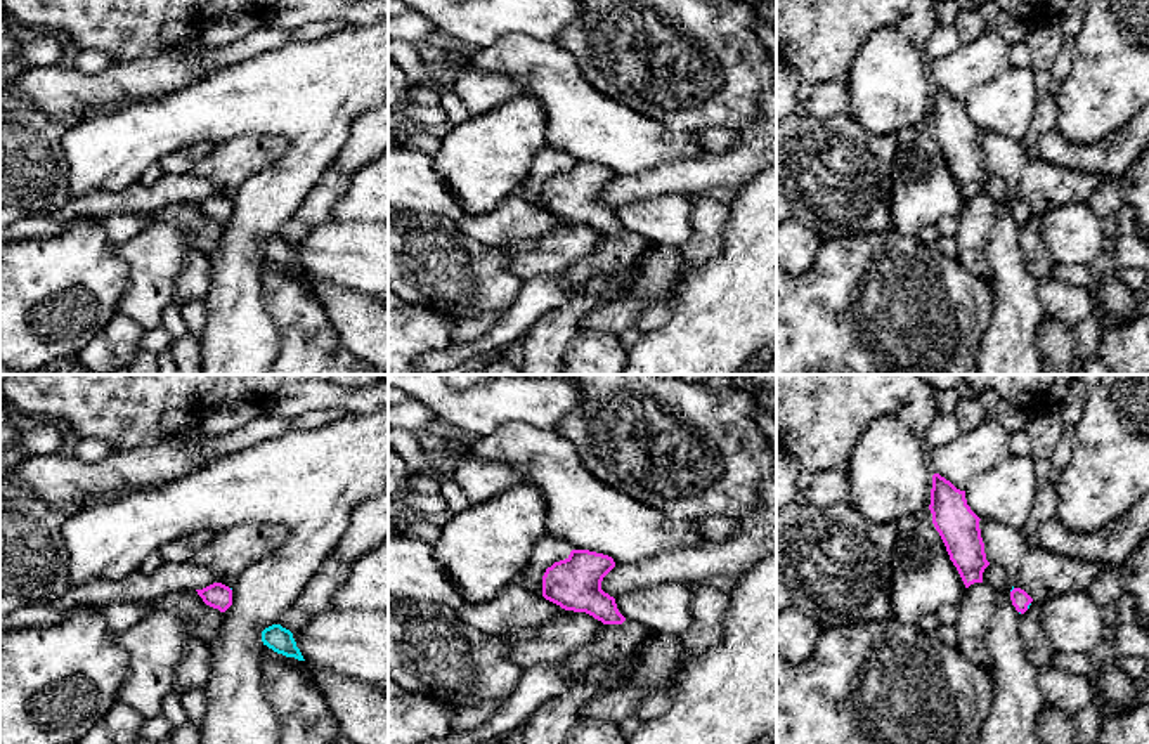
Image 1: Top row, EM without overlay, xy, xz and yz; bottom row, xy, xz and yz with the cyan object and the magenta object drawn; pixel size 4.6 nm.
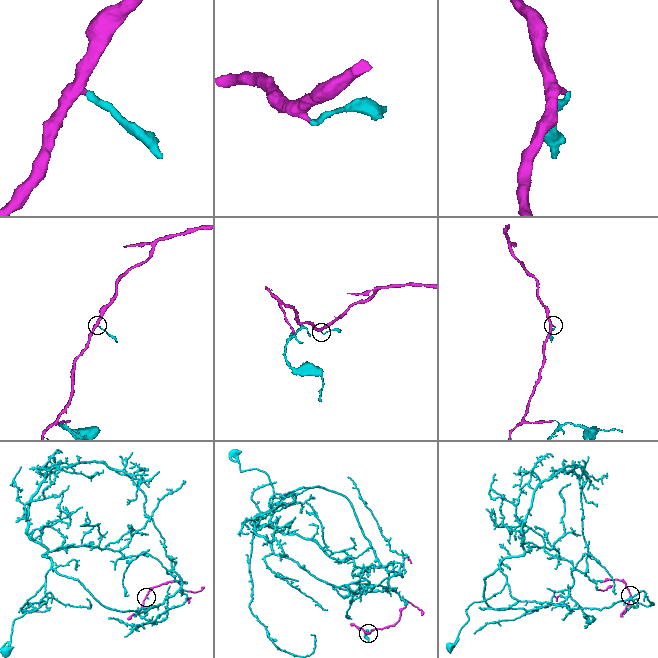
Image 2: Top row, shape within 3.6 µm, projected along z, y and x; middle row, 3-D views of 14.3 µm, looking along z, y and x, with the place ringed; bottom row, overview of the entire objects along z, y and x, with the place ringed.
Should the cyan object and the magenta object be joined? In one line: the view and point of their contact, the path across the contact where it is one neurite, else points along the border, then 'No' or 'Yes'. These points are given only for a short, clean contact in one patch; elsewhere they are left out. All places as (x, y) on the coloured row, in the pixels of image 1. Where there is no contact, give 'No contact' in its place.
Touches cyan at yz (1028, 606). Yes

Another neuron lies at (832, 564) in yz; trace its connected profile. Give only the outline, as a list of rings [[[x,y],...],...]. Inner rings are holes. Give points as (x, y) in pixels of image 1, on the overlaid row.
[[[790,501],[776,512],[776,612],[797,609],[820,630],[893,619],[893,551],[898,524],[873,524],[854,505]]]

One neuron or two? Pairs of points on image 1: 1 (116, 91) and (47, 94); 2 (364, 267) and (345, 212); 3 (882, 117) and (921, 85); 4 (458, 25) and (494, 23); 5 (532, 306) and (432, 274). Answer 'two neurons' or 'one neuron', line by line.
1: one neuron
2: two neurons
3: one neuron
4: one neuron
5: two neurons

